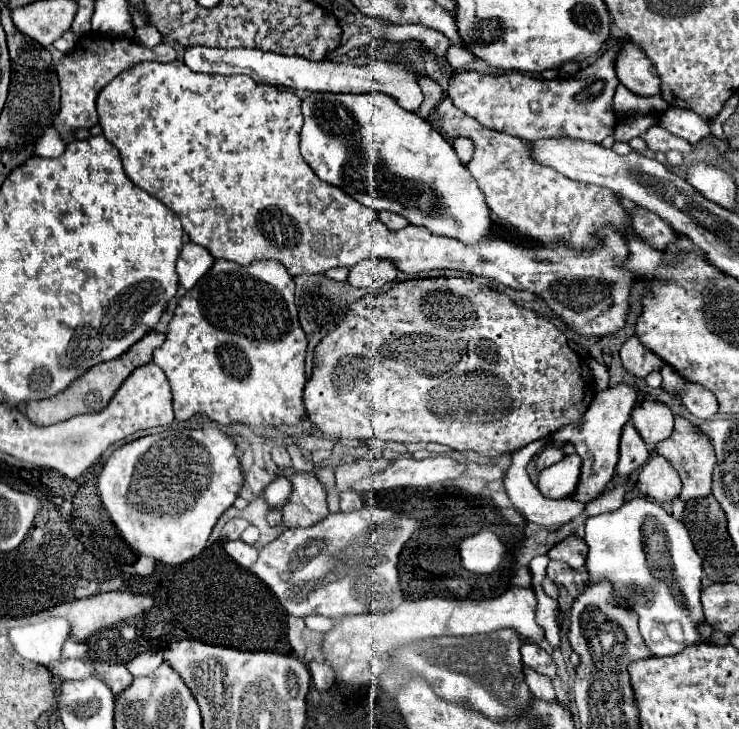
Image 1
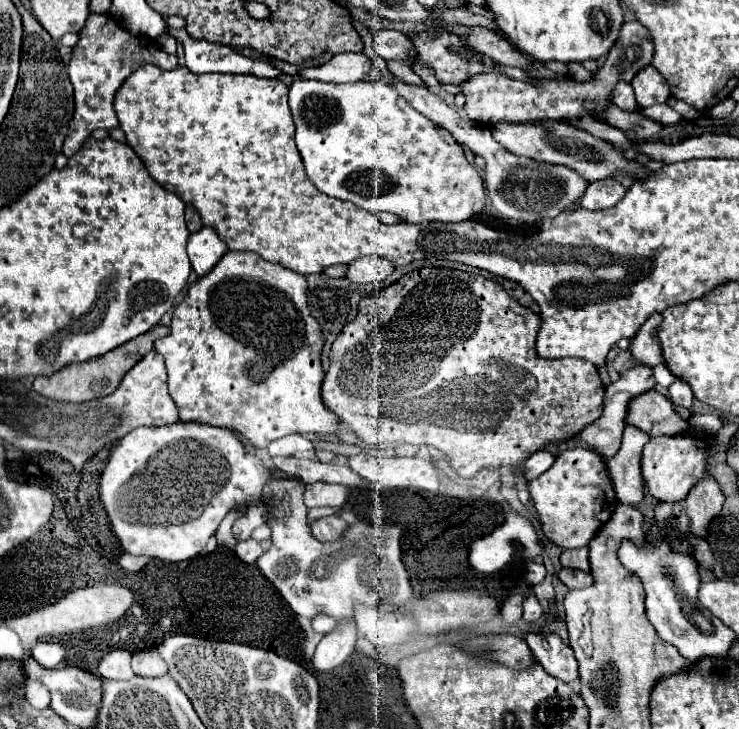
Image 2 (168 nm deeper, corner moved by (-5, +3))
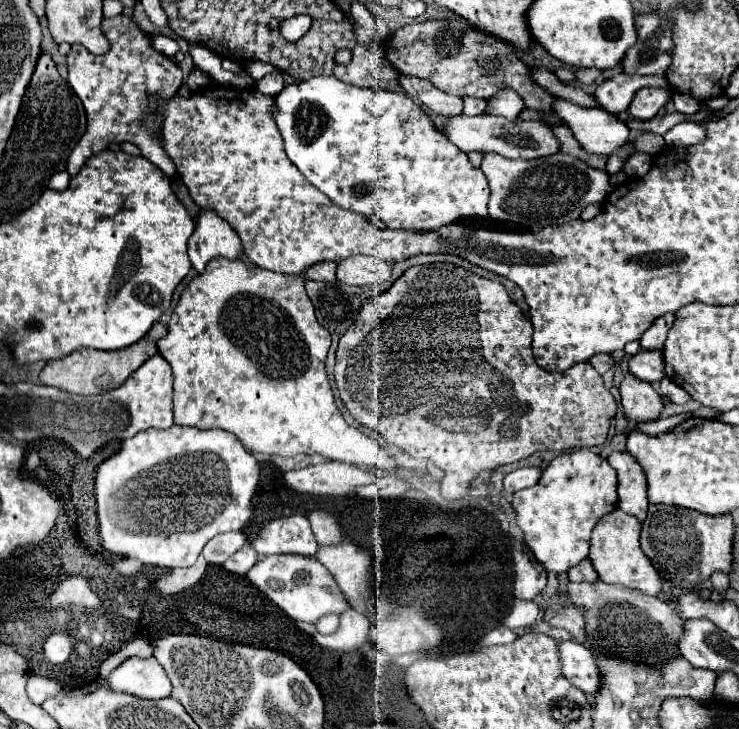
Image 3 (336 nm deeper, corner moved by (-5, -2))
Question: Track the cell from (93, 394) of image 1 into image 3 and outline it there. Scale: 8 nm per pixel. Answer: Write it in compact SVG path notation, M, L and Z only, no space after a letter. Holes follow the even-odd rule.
M154 323L152 329L130 347L116 349L116 351L98 351L98 349L72 351L68 357L48 361L40 373L40 383L60 387L68 393L78 393L78 395L96 395L96 393L112 391L112 389L120 387L146 359L150 359L152 355L158 353L156 341L164 335L166 335L166 327L162 323Z

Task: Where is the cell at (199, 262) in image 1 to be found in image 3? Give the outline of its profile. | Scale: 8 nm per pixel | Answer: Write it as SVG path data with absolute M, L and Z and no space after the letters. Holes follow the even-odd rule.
M200 209L196 229L188 239L188 257L198 273L204 271L212 257L240 259L242 257L242 241L236 231L218 217L212 209Z

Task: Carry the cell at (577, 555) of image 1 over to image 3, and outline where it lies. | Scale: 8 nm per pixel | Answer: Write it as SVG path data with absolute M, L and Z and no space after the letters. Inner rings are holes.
M584 559L584 561L580 561L578 565L574 565L568 571L568 579L570 581L588 581L588 583L594 583L594 581L598 581L598 575L596 575L592 563L588 563L588 559Z

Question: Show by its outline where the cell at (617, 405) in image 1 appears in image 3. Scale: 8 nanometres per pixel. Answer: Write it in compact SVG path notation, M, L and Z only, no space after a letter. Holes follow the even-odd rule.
M640 349L630 359L630 373L644 381L660 381L664 377L664 357L662 351Z

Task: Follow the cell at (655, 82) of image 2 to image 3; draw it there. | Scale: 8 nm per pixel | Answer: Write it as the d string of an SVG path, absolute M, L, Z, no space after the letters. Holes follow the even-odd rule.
M644 87L634 95L634 99L628 107L628 113L636 119L646 121L646 119L652 119L668 101L670 101L668 91L654 89L654 87Z

